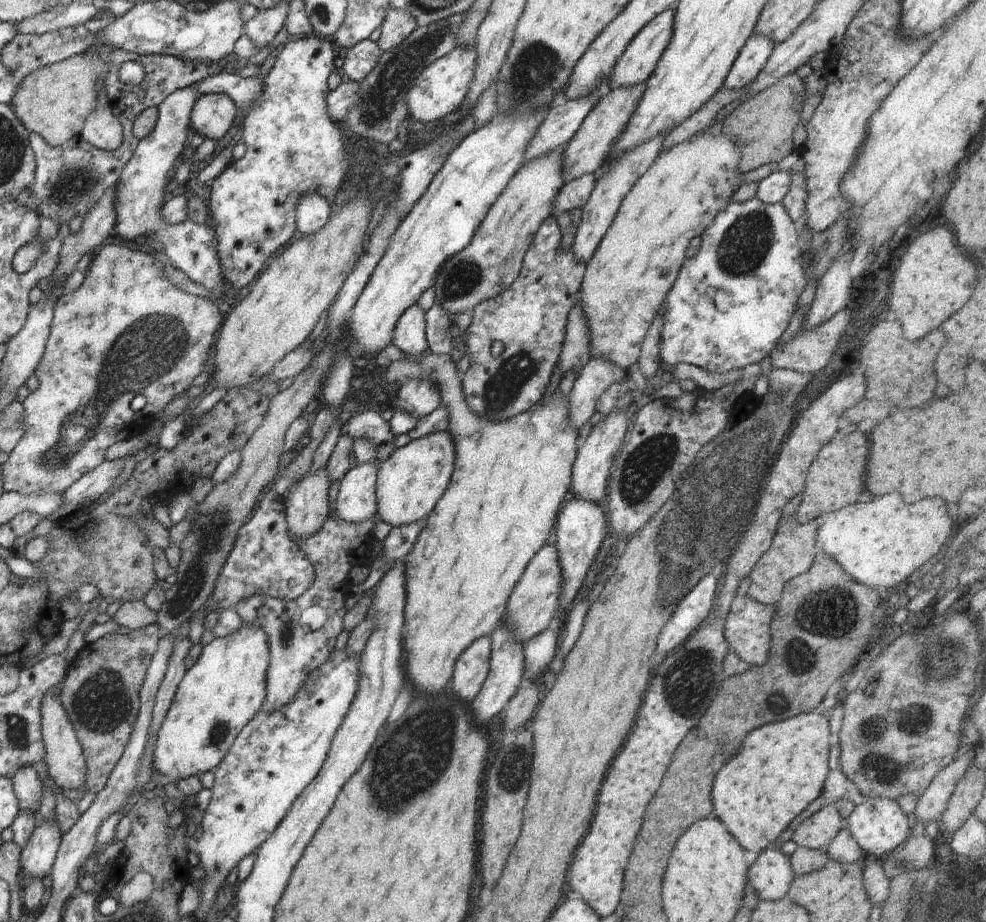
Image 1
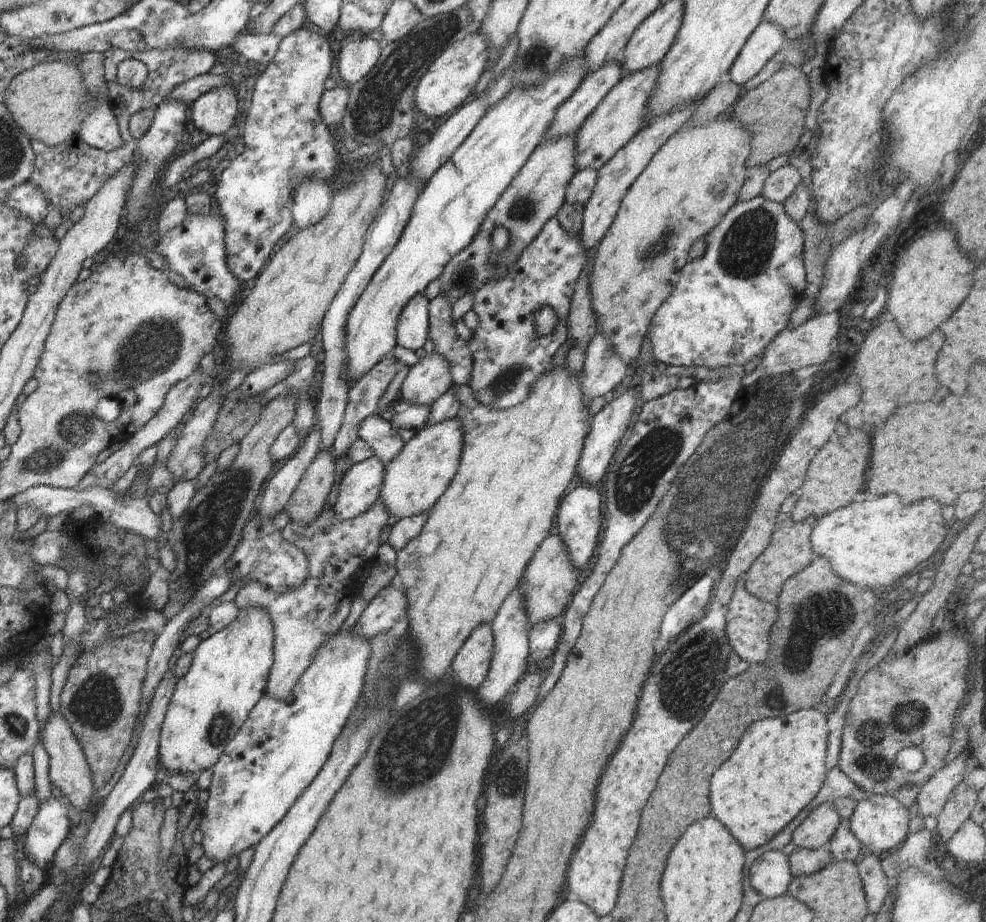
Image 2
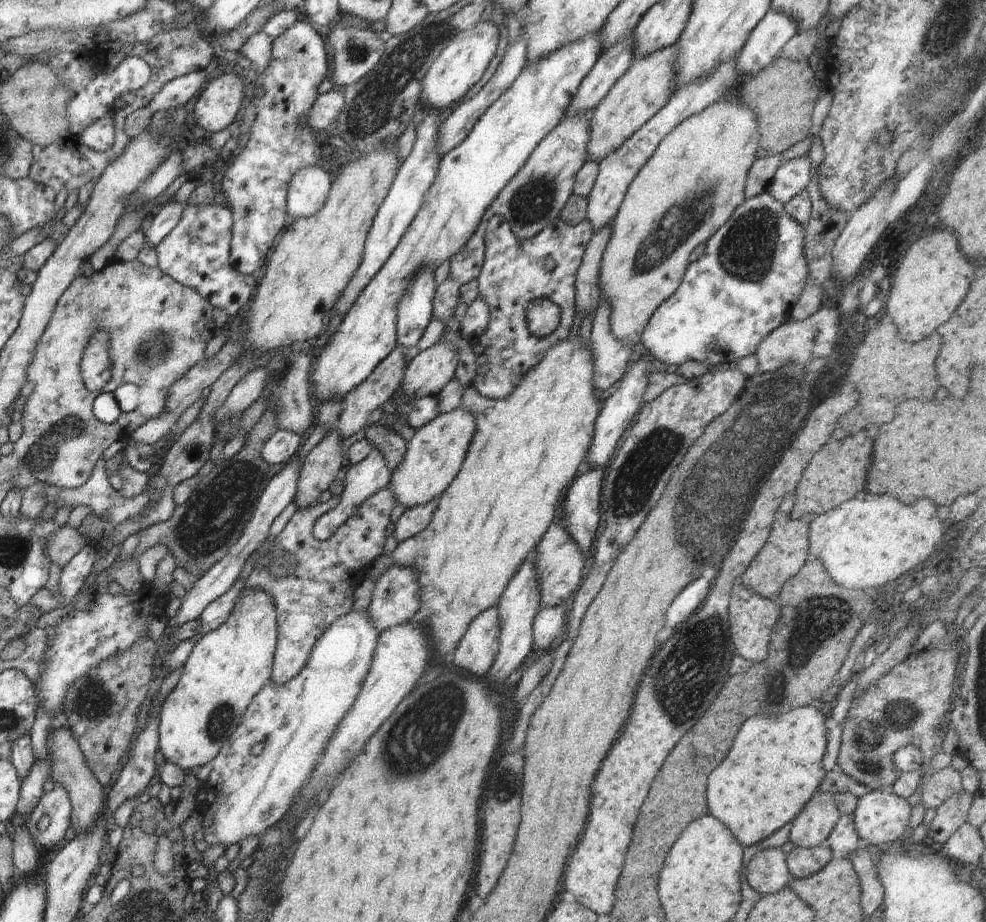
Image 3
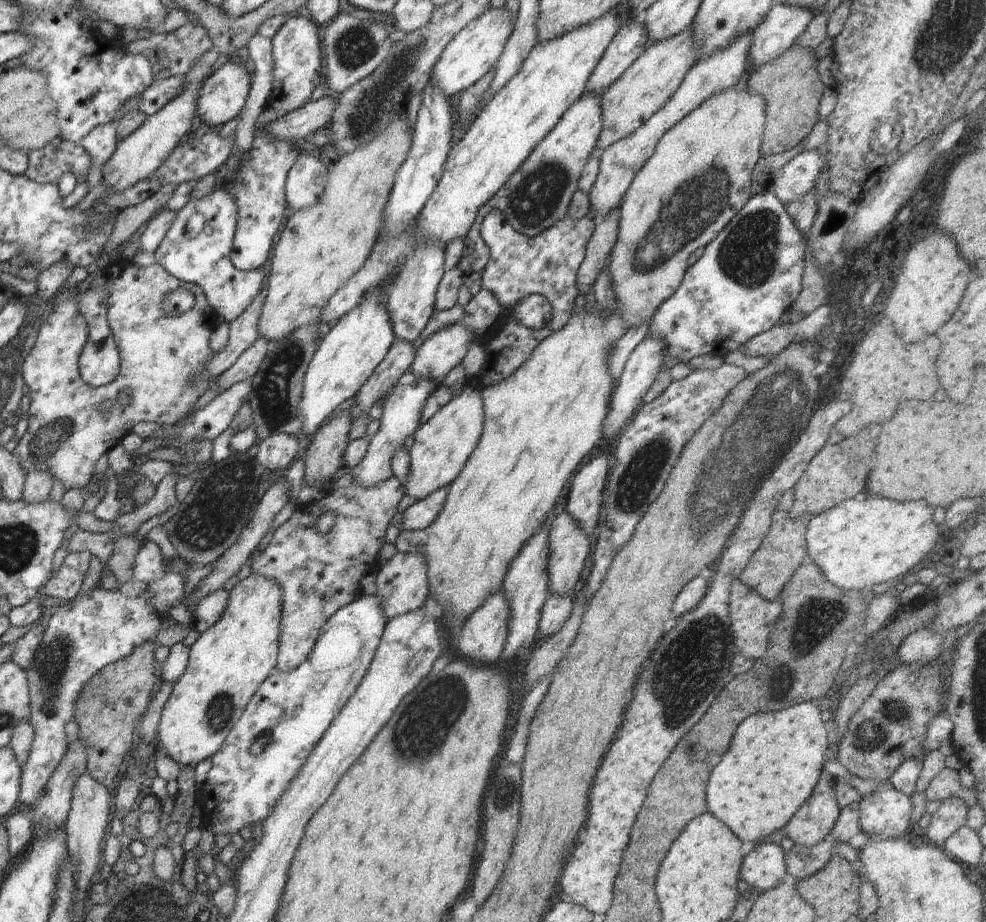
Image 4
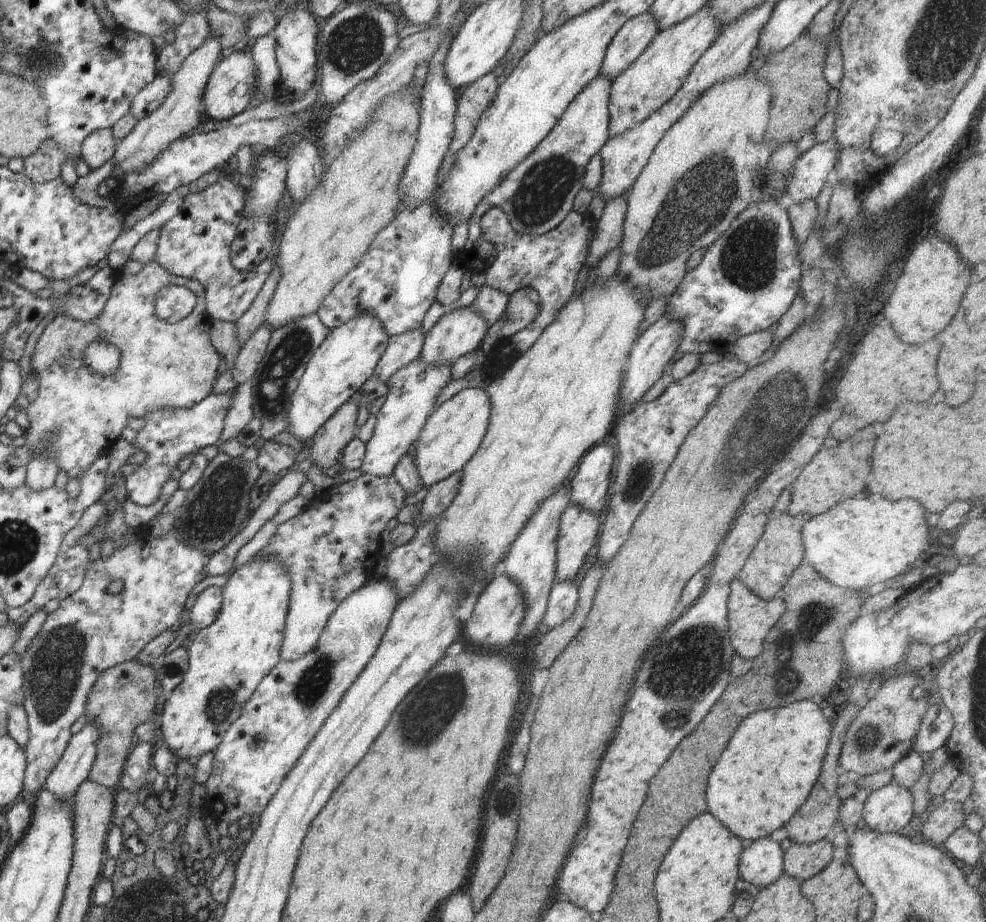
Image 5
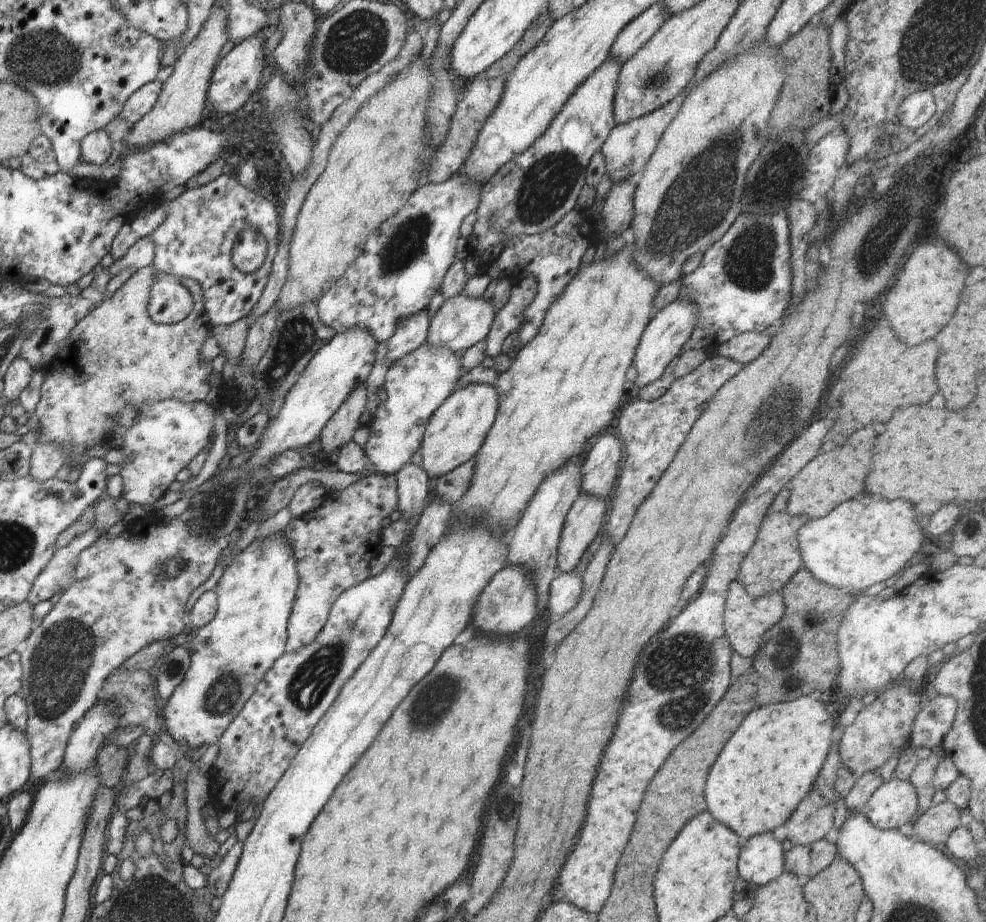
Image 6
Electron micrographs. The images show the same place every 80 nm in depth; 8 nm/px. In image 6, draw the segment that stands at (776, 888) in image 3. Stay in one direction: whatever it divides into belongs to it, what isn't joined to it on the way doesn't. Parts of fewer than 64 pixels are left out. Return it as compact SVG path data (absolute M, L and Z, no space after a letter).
M773 833L756 835L743 841L737 869L740 878L756 886L776 880L784 870L785 858L782 845Z

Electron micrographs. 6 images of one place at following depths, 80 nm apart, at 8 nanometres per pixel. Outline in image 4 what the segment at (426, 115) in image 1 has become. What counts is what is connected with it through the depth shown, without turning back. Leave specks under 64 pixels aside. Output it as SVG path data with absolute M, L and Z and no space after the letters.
M504 6L500 9L490 8L471 20L445 46L438 62L431 68L429 82L445 97L455 101L461 91L476 84L492 66L495 66L512 31L513 27Z

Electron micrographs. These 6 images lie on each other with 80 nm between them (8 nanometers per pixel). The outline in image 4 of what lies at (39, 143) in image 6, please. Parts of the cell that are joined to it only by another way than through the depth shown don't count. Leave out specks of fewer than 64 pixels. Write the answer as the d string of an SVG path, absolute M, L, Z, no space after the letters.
M58 136L44 148L32 149L25 175L40 184L58 184L61 176L76 173L78 181L85 178L93 166L93 158L79 144Z

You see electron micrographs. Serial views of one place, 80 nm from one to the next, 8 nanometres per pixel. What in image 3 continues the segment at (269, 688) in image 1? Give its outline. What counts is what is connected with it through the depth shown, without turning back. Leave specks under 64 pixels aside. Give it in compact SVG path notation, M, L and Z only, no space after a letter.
M390 487L380 489L366 499L325 541L318 540L313 533L315 520L333 509L339 500L340 495L332 496L324 504L318 502L307 509L297 510L277 535L274 541L278 541L295 560L295 569L290 576L275 579L267 567L256 566L241 589L241 592L258 589L273 599L278 640L271 682L276 685L292 680L306 666L314 643L338 617L351 611L354 591L368 578L375 560L384 552L390 513L396 506Z

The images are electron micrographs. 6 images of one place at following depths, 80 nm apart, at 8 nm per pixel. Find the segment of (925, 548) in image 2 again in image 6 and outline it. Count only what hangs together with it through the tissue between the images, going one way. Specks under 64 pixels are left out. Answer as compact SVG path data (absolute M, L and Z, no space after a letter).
M864 496L860 500L852 500L839 504L830 514L822 518L809 519L798 531L798 542L803 558L803 566L808 569L819 581L831 587L856 592L864 592L868 586L888 580L894 574L902 573L908 562L920 552L922 541L927 537L918 522L912 504L906 500L874 500Z

